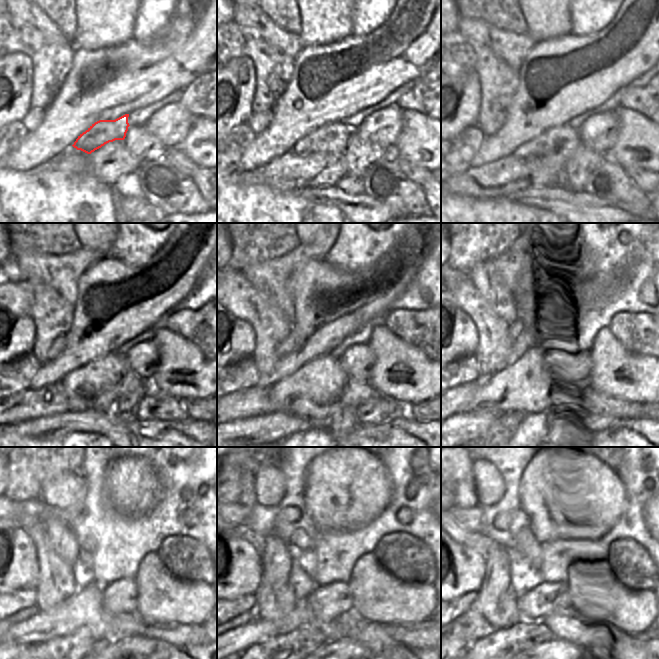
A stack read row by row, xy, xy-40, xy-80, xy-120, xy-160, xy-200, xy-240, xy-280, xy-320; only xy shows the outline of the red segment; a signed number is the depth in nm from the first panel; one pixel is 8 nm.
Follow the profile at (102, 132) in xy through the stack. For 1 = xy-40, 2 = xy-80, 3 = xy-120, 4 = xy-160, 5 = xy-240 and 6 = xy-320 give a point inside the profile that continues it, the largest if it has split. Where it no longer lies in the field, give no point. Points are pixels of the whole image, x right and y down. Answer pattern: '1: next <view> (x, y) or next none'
1: next xy-40 (333, 137)
2: next xy-80 (563, 139)
3: next xy-120 (96, 385)
4: next xy-160 (315, 391)
5: next xy-240 (84, 608)
6: next xy-320 (464, 638)

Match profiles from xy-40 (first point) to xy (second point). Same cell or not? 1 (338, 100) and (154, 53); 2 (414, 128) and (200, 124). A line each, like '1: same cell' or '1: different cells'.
1: same cell
2: same cell

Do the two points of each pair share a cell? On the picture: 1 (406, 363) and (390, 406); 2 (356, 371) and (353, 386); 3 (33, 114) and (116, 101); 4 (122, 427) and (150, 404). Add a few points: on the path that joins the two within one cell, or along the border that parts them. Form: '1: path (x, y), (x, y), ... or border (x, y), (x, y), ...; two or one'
1: border (376, 391), (403, 403), (411, 404); two
2: border (348, 377), (367, 382); two
3: border (44, 110), (43, 120), (30, 132); two
4: border (136, 417), (139, 419), (159, 420); two

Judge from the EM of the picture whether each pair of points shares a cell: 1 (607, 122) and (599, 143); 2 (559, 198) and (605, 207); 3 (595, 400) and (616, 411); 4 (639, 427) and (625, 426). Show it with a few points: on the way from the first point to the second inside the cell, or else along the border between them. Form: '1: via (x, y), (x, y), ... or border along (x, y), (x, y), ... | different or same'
1: via (603, 127), (600, 131), (600, 138) | same
2: via (570, 206), (594, 207) | same
3: via (600, 401), (611, 406) | same
4: via (636, 427), (628, 427) | same

